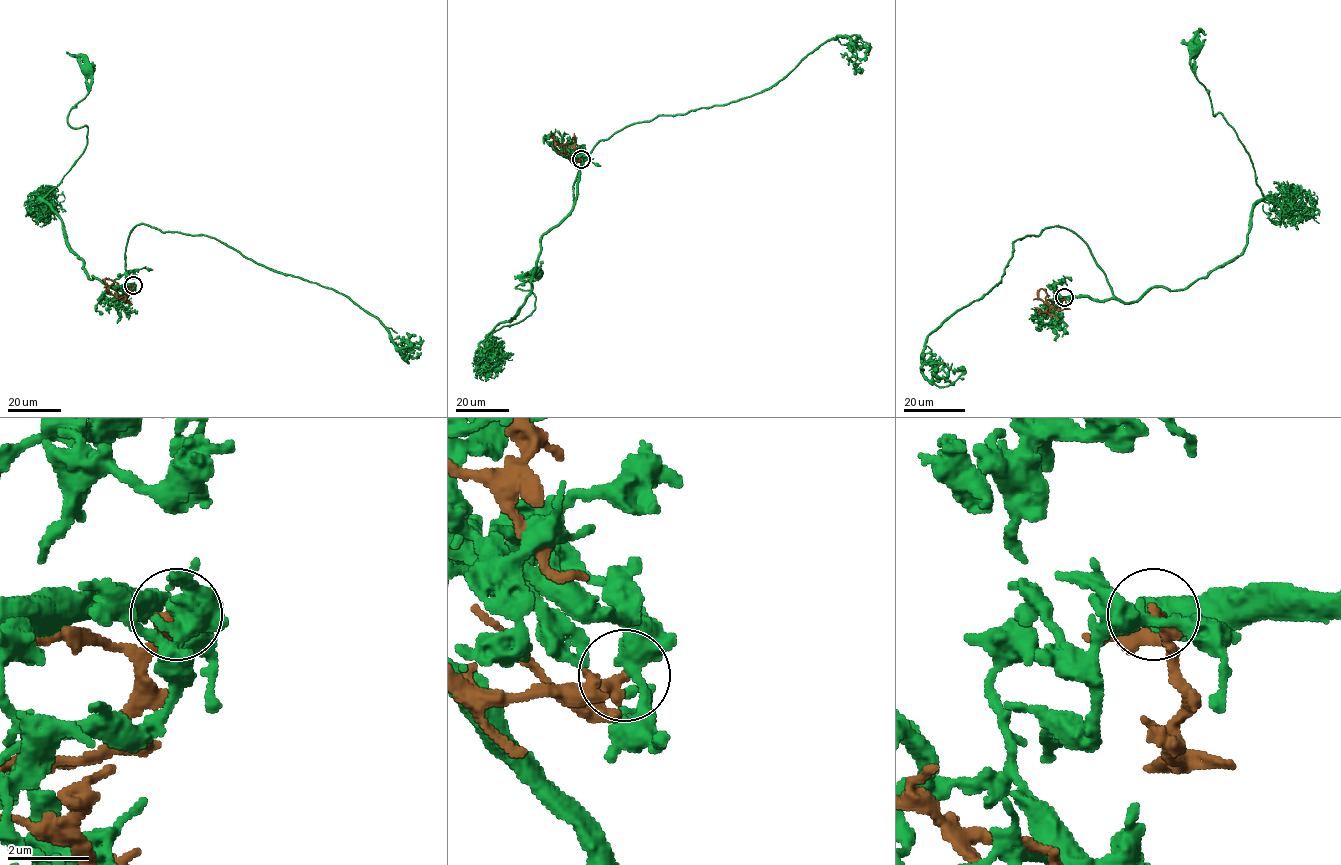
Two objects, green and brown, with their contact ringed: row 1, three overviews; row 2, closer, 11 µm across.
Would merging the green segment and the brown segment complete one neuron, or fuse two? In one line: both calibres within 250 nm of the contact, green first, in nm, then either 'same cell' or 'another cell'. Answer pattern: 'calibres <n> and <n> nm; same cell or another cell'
calibres 400 and 320 nm; another cell

